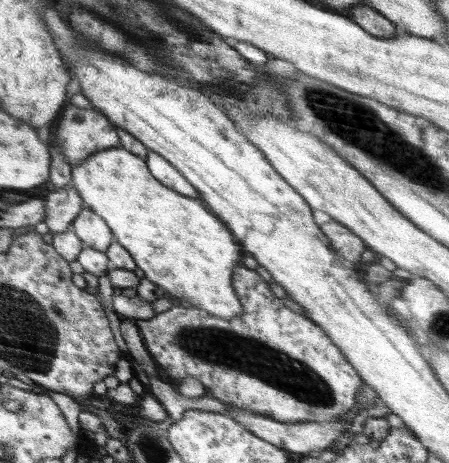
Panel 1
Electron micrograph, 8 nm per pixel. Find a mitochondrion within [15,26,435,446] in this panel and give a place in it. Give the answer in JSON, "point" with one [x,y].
{"point":[210,344]}

